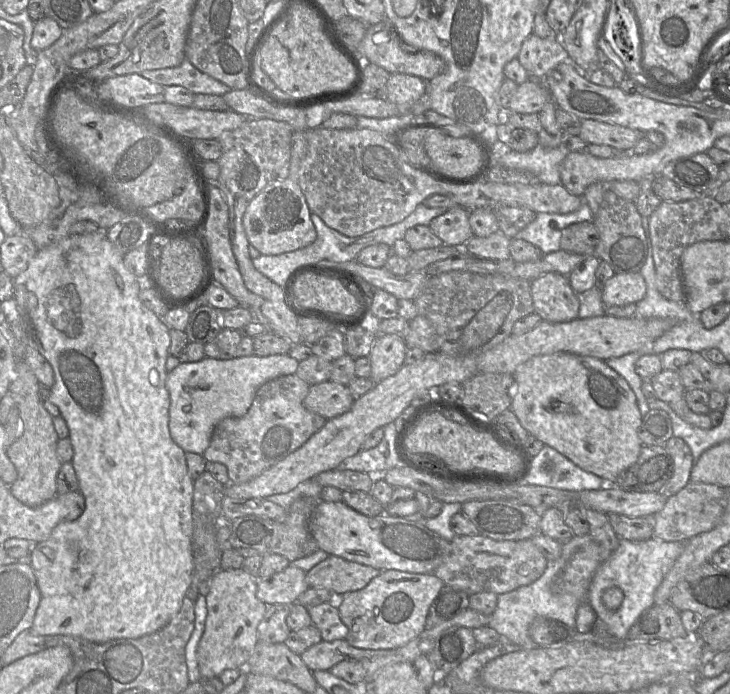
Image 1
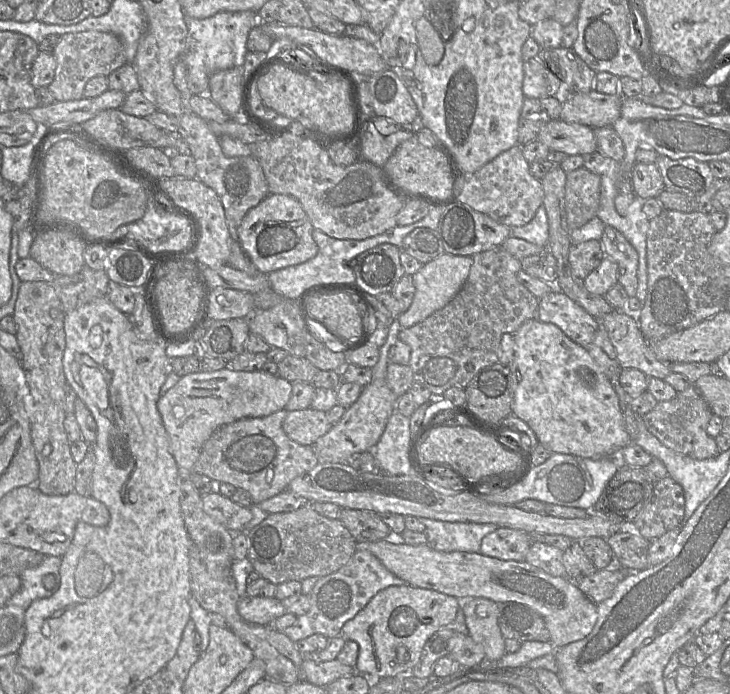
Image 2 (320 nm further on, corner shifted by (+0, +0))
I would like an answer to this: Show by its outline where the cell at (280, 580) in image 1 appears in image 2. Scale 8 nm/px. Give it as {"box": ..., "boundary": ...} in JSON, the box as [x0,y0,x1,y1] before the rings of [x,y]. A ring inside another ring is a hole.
{"box":[238,597,286,626],"boundary":[[[248,597],[239,599],[238,613],[250,624],[271,626],[273,622],[284,615],[286,610],[276,597]]]}

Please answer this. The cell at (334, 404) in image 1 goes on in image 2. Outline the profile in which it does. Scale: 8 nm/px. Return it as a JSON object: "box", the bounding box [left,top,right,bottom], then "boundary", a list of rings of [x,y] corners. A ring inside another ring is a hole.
{"box":[283,407,332,446],"boundary":[[[312,407],[288,411],[283,421],[283,430],[293,441],[312,446],[317,439],[326,434],[332,427],[326,412]]]}

